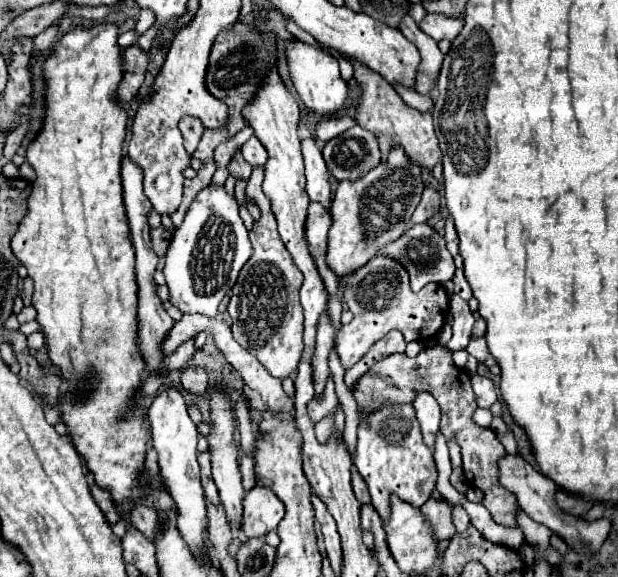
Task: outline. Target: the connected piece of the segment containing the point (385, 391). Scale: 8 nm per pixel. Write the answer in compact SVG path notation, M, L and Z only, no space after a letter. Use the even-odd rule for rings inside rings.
M431 346L419 352L419 356L409 358L407 354L391 354L377 364L371 366L371 370L357 382L353 396L361 408L361 416L377 410L383 402L413 402L413 398L419 392L429 392L435 396L437 404L441 406L441 432L445 438L457 438L461 446L461 458L463 458L463 472L469 482L469 486L475 486L483 490L483 506L491 512L493 520L501 526L517 526L515 522L515 510L517 500L515 496L505 490L499 484L497 476L497 462L505 456L503 444L495 438L495 432L491 428L481 428L471 420L471 414L475 412L475 394L471 390L469 374L453 364L451 352L445 346Z

